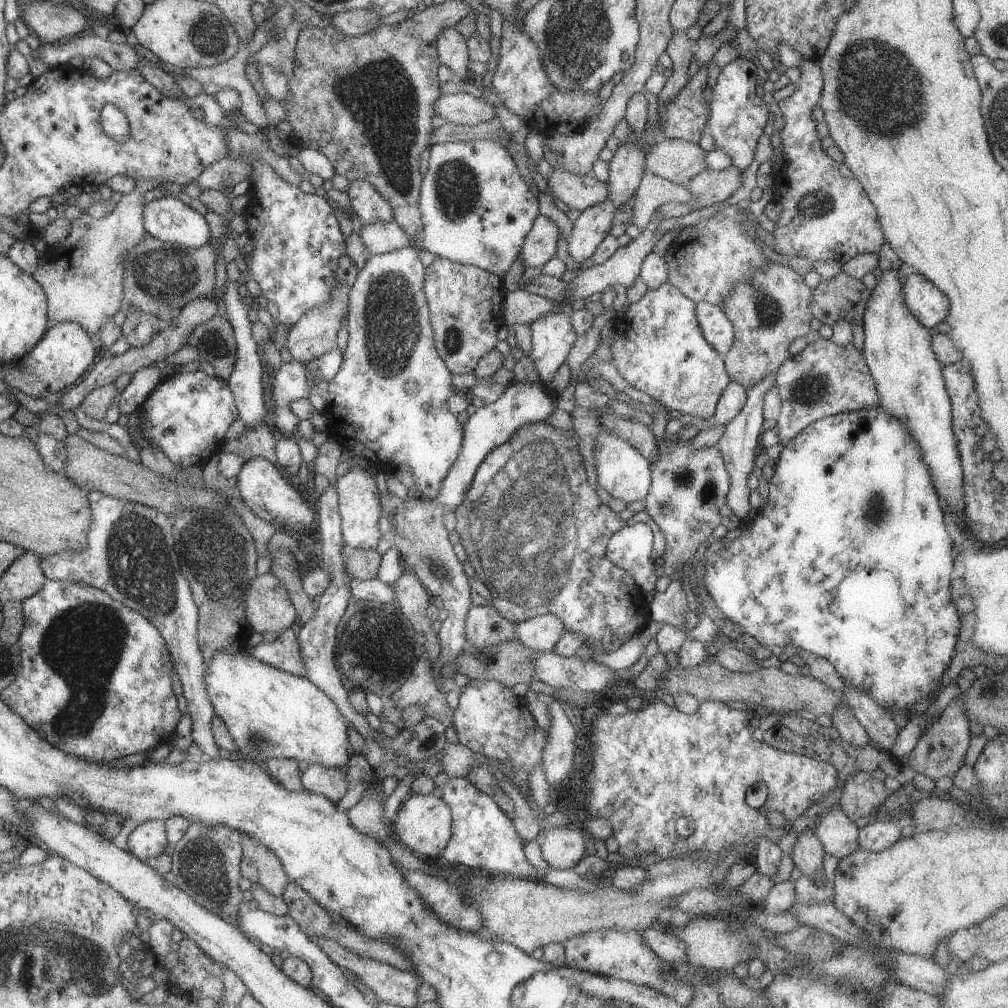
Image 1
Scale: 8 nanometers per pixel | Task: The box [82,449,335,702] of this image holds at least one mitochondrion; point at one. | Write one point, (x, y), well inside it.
(137, 559)

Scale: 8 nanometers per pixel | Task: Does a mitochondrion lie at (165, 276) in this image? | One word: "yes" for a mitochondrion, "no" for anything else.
yes

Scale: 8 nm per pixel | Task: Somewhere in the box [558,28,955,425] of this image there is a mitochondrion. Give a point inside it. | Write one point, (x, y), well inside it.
(883, 93)

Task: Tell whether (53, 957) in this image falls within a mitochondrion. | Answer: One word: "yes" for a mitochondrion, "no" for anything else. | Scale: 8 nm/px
yes

